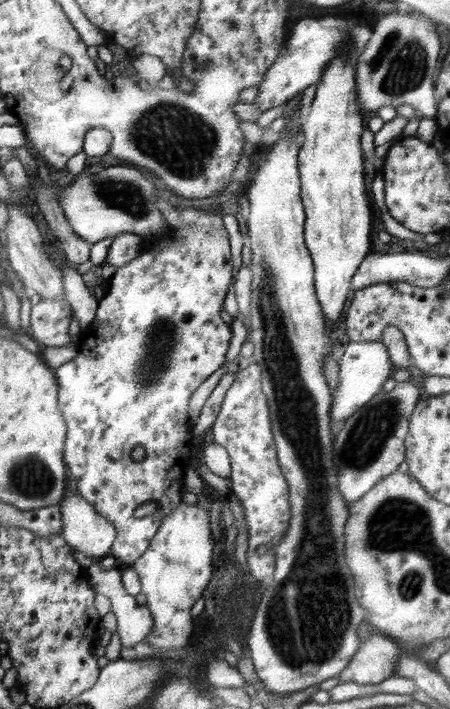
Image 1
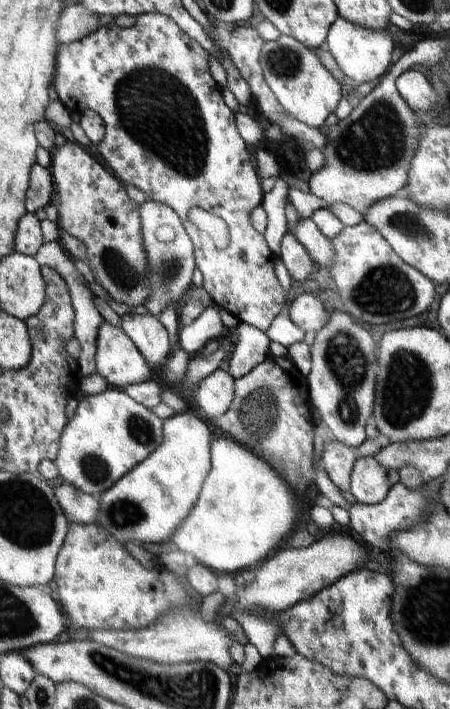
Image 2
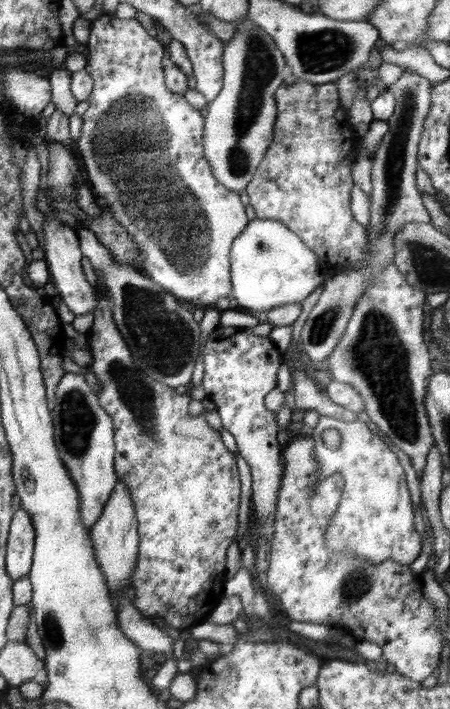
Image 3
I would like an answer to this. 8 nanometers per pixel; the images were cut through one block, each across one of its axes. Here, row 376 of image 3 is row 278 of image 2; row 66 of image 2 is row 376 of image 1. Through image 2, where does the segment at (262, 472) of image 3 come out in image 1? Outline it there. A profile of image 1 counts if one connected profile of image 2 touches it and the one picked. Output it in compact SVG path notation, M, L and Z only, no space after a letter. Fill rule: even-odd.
M178 208L178 213L182 218L182 225L175 227L167 223L161 228L159 234L153 238L143 238L143 251L124 267L118 267L116 273L109 279L107 293L99 300L97 313L87 332L79 333L79 340L76 342L78 352L76 358L60 365L55 369L58 383L58 404L64 416L67 426L66 446L64 446L64 460L70 474L76 480L78 492L91 504L95 511L110 521L116 529L116 538L112 543L112 556L116 557L118 566L126 568L137 561L148 548L150 541L154 538L159 524L163 519L163 514L168 514L181 503L182 492L184 491L183 480L186 466L189 466L190 455L187 453L193 440L193 425L190 423L188 415L188 404L192 394L198 390L198 386L208 378L214 371L218 370L225 362L226 351L232 337L231 327L220 317L220 310L223 307L224 298L231 285L232 279L232 254L230 253L229 236L223 225L223 216L217 214L204 214L196 208ZM136 446L143 446L145 456L143 460L134 461L130 452ZM150 501L157 502L159 513L140 517L135 515L138 506Z

